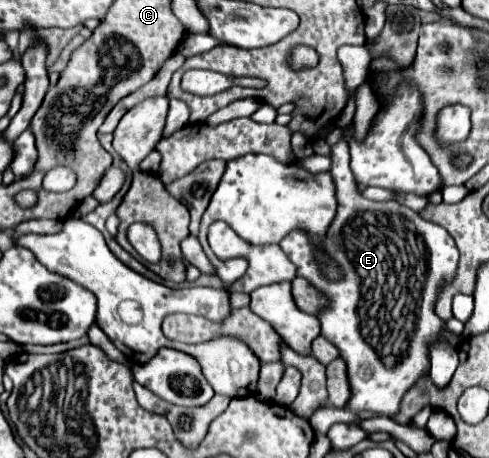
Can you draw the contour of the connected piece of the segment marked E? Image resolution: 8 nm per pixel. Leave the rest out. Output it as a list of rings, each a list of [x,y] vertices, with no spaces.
[[[340,140],[334,144],[330,158],[338,212],[322,240],[322,250],[342,266],[342,278],[330,282],[322,274],[318,262],[314,262],[314,248],[306,232],[292,230],[280,242],[296,266],[298,276],[306,278],[330,298],[330,306],[318,314],[322,336],[338,346],[340,356],[348,364],[352,398],[346,408],[316,410],[310,424],[318,432],[326,432],[336,422],[358,420],[356,414],[360,410],[394,416],[404,392],[430,368],[428,346],[436,340],[452,346],[460,342],[460,336],[450,334],[434,312],[440,286],[454,278],[458,266],[458,250],[450,234],[398,202],[374,202],[364,198],[350,170],[346,142]]]

